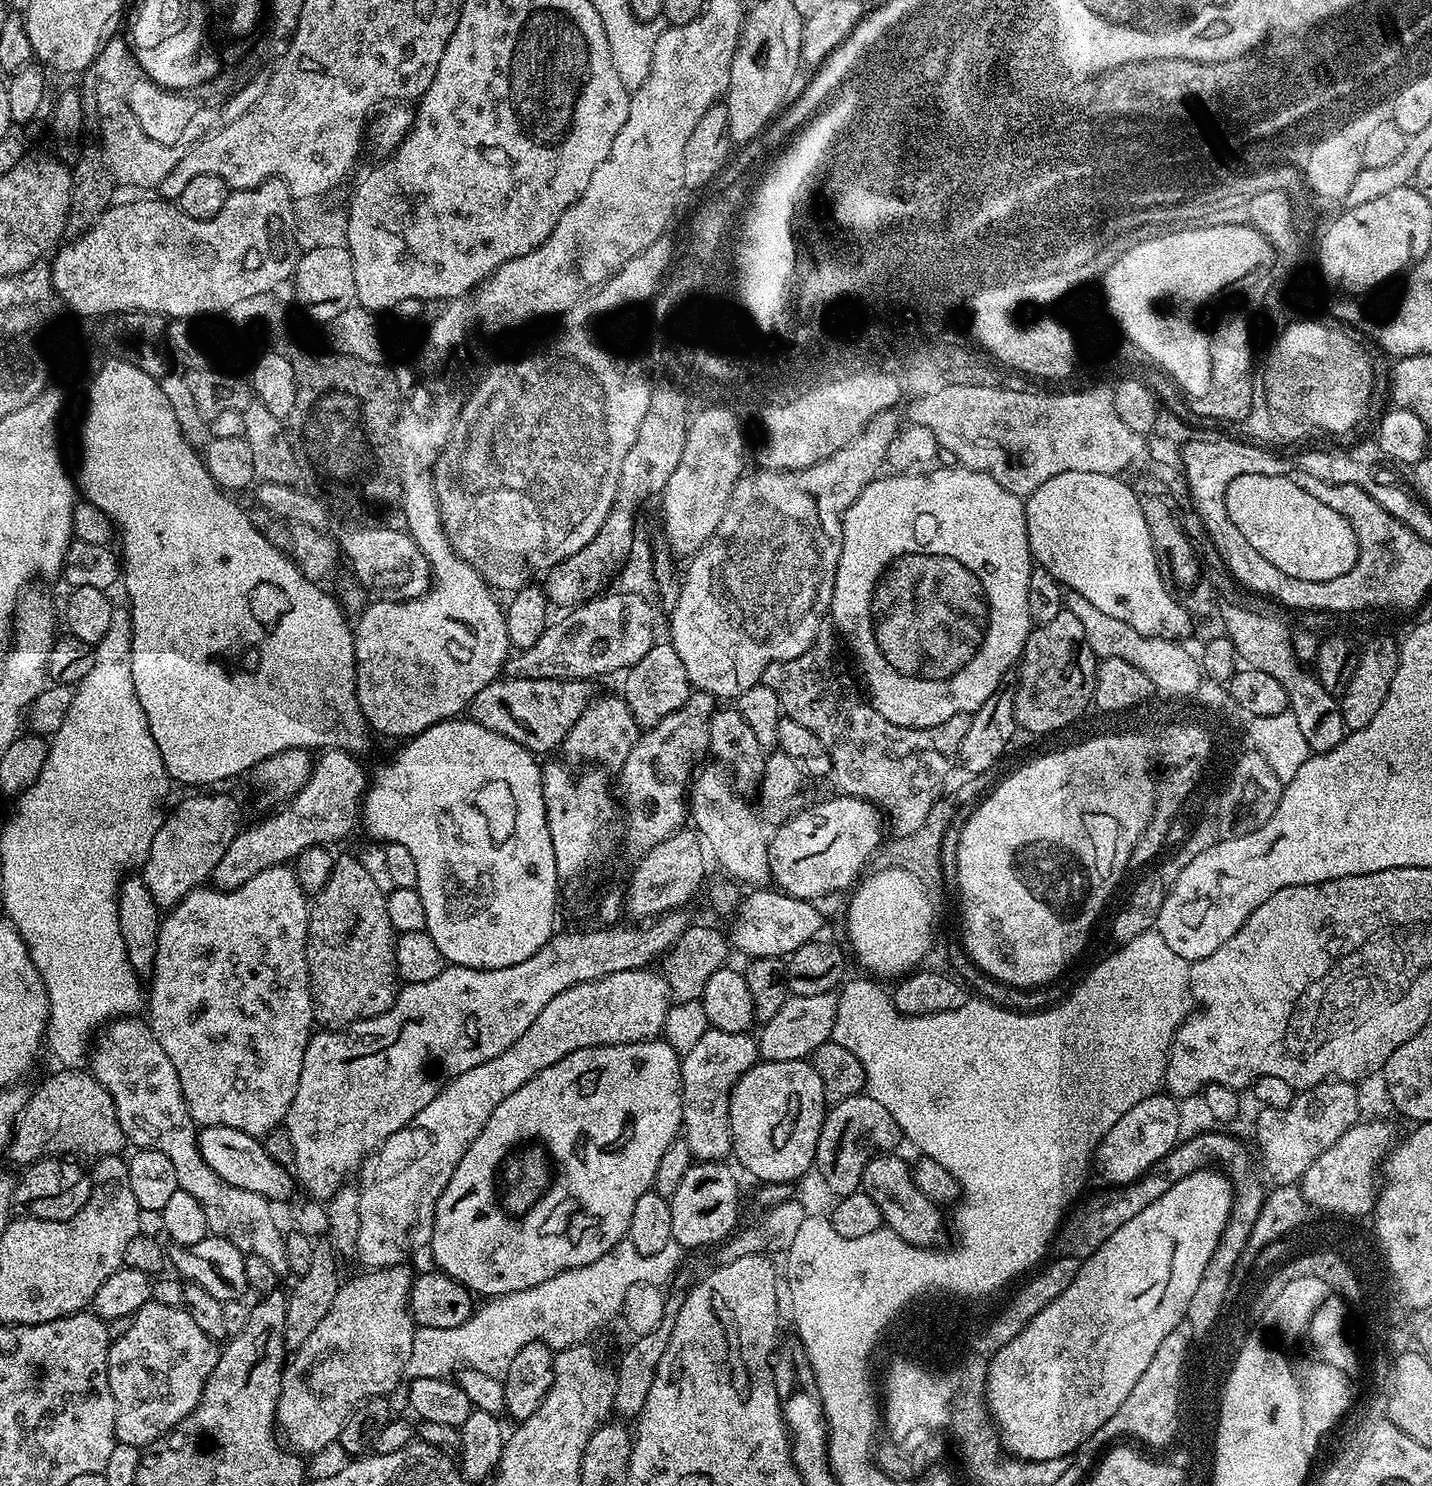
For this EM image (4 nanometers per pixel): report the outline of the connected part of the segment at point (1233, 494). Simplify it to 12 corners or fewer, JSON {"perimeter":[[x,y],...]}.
{"perimeter":[[1242,474],[1226,509],[1282,574],[1356,565],[1350,522],[1288,474]]}

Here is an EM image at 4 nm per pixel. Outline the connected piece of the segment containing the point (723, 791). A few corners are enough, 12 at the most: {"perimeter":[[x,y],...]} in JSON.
{"perimeter":[[727,771],[695,773],[690,820],[748,886],[769,883],[769,833]]}

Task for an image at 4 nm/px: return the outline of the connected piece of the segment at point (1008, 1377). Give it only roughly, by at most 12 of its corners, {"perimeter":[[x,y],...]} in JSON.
{"perimeter":[[1169,1183],[988,1360],[1015,1459],[1071,1457],[1186,1320],[1232,1184]]}

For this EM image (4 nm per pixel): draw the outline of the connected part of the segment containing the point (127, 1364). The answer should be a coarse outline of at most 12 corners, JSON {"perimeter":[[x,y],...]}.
{"perimeter":[[142,1305],[108,1350],[117,1441],[199,1402],[220,1353],[183,1307]]}

